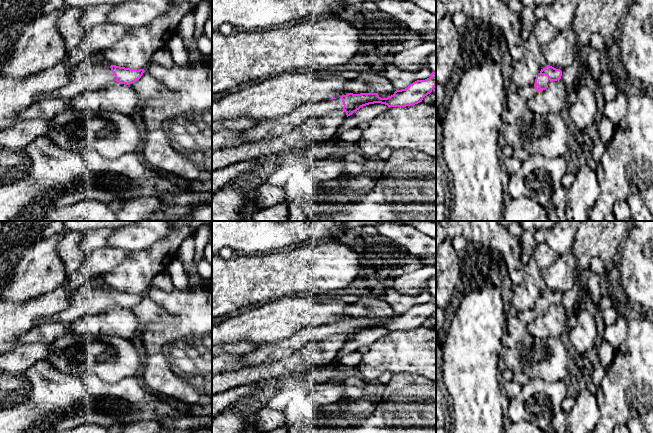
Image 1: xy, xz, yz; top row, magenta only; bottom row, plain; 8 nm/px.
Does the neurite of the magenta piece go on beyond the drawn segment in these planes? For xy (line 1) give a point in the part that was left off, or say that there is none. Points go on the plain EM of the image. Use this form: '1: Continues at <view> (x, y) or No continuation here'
1: Continues at xy (89, 298)

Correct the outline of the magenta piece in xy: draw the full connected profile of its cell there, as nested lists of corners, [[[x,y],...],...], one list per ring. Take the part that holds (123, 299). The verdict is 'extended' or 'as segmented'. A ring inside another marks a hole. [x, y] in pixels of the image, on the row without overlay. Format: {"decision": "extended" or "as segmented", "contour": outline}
{"decision": "extended", "contour": [[[88,281],[71,292],[71,301],[65,310],[43,318],[41,323],[71,324],[88,314],[101,315],[114,306],[130,309],[140,303],[144,296],[143,293],[130,293],[116,289],[105,290],[96,282]]]}

